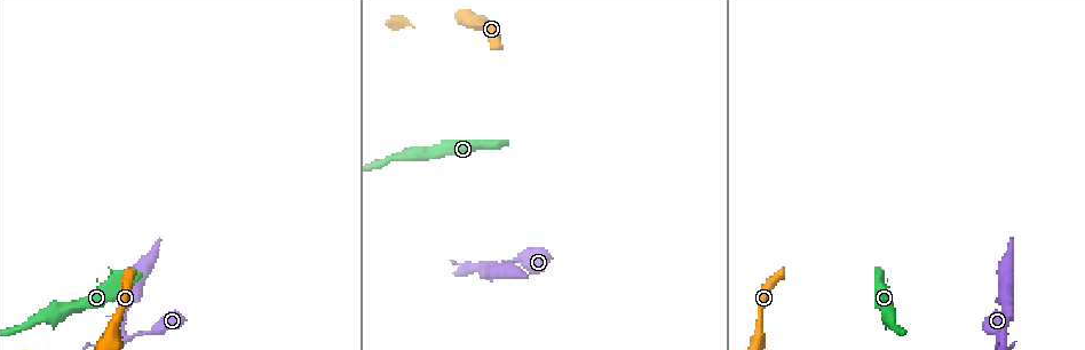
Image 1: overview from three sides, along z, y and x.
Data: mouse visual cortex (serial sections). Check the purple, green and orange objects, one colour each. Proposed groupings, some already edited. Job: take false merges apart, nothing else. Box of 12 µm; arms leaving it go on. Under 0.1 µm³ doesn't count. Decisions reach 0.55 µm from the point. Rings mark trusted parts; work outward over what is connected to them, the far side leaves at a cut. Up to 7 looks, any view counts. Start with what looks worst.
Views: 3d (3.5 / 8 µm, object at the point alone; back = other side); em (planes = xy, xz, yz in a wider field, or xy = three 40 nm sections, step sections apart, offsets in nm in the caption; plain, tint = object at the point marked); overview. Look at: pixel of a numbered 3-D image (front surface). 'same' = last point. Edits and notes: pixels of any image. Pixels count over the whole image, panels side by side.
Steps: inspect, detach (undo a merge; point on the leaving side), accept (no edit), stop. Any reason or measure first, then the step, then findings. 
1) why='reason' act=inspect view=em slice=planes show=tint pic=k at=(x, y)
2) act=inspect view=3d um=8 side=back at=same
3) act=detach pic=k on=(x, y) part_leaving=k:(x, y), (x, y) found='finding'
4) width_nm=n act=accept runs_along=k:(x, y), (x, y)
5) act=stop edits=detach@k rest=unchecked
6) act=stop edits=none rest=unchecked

why='side arm on a straight run' act=inspect view=3d um=3.5 pic=1 at=(1003, 338)

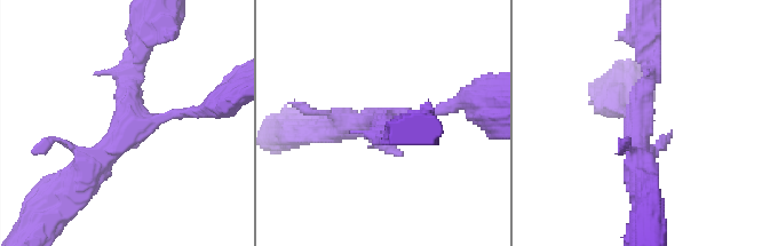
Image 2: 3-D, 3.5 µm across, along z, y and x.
act=inspect view=em slice=xy step=3 show=tint pic=2 at=(131, 122)

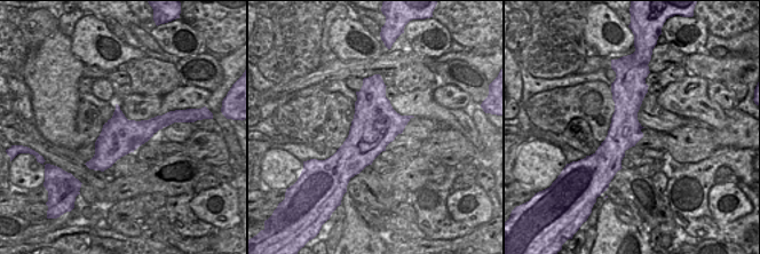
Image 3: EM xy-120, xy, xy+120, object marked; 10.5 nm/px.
act=accept runs_along=3:(625, 80), (611, 172) found='one cell here'

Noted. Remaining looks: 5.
why='thick turns thin' act=inspect view=3d um=8 pic=1 at=(892, 322)

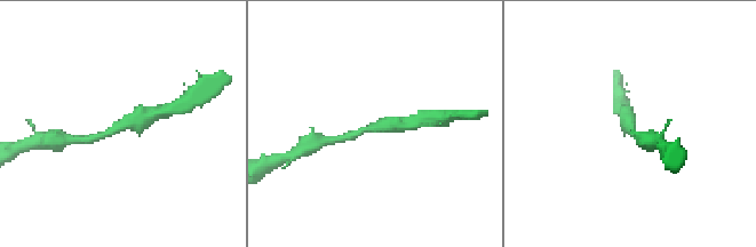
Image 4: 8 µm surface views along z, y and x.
why='zoom in' act=inspect view=3d um=3.5 pic=4 at=(635, 126)

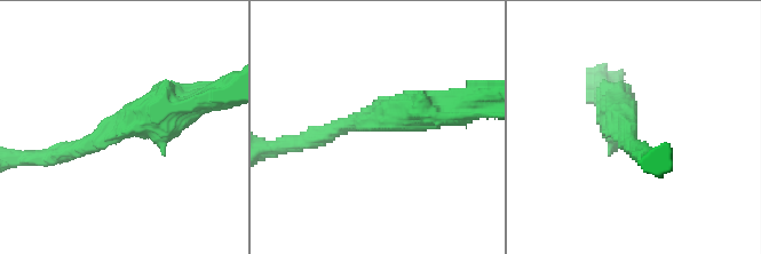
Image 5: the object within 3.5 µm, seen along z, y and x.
arm_widths_nm=250,450 why='now the EM' act=inspect view=em slice=planes show=tint pic=5 at=(375, 123)

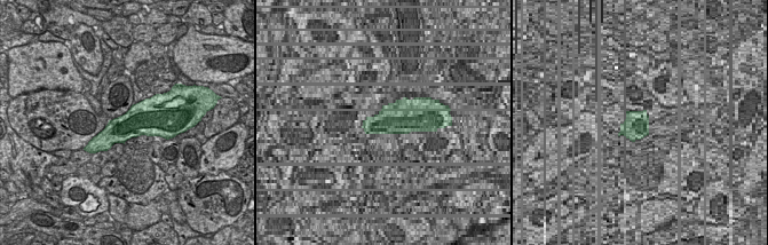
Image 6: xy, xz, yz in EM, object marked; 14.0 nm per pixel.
act=accept found='all the same cell'

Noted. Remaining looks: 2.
why='thick turns thin' act=inspect view=3d um=3.5 pic=1 at=(760, 337)

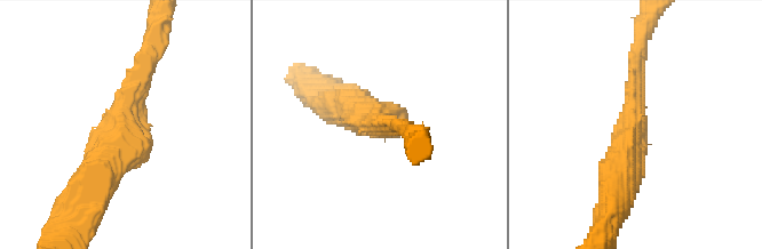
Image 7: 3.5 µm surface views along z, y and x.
arm_widths_nm=250,450 act=inspect view=em slice=xy step=5 show=tint pic=7 at=(123, 124)

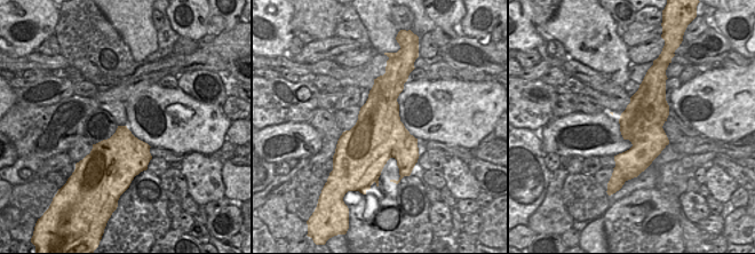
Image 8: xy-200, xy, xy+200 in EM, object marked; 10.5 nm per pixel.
width_nm=550 act=accept runs_along=7:(149, 56), (121, 137), (76, 175) found='one cell here'

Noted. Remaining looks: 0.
act=stop edits=none rest=unchecked

